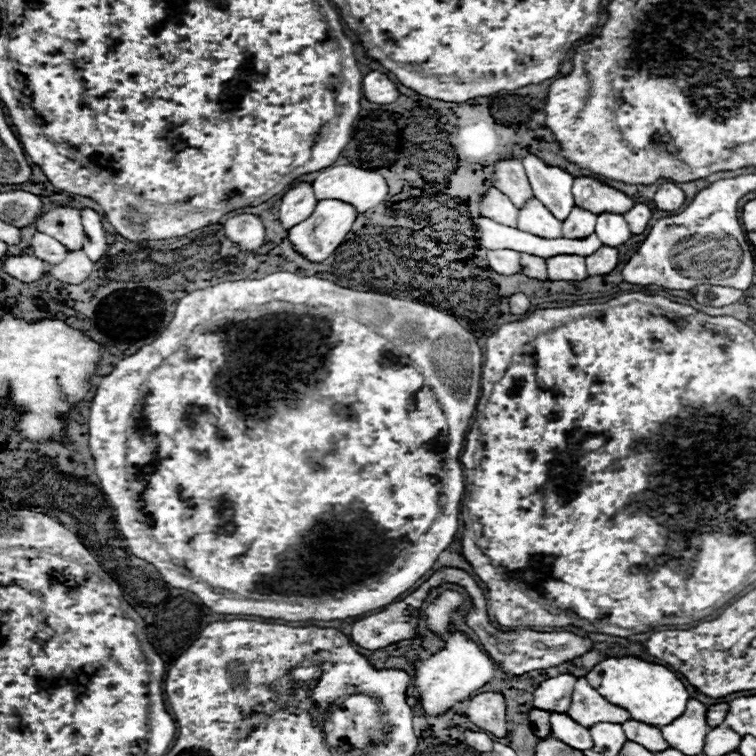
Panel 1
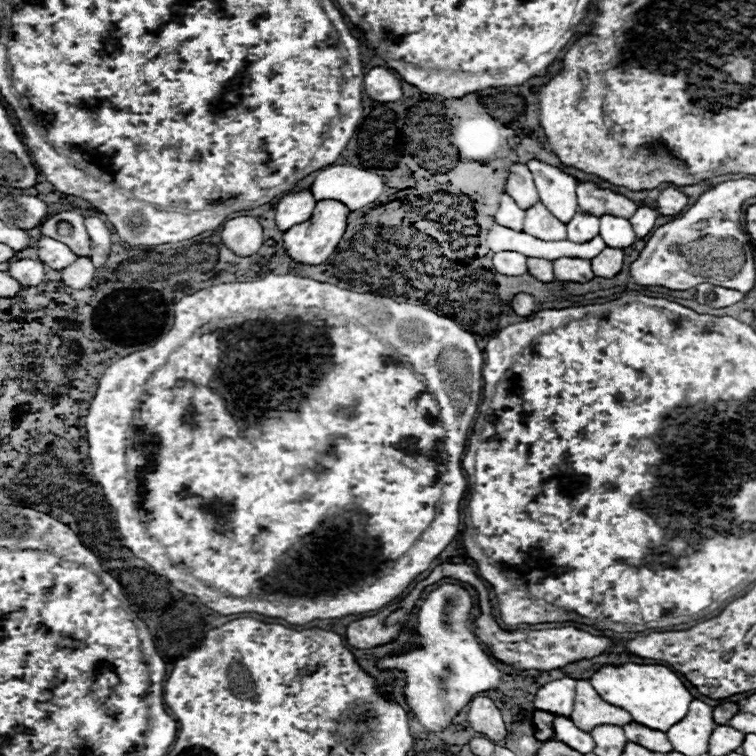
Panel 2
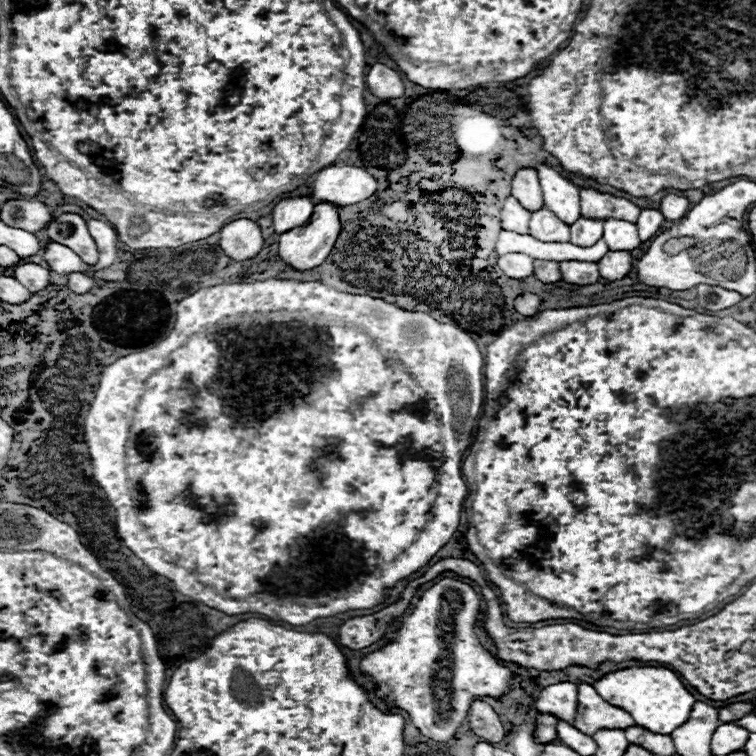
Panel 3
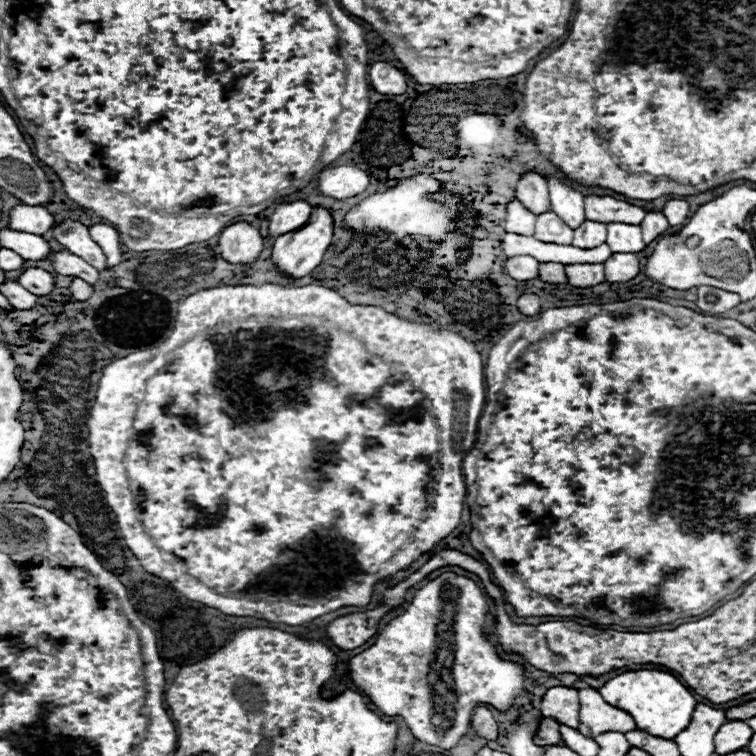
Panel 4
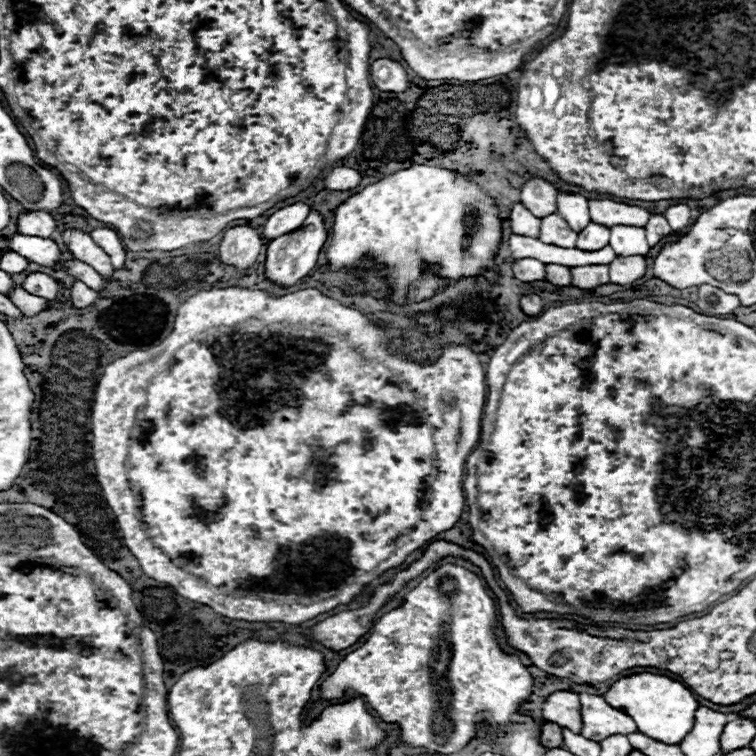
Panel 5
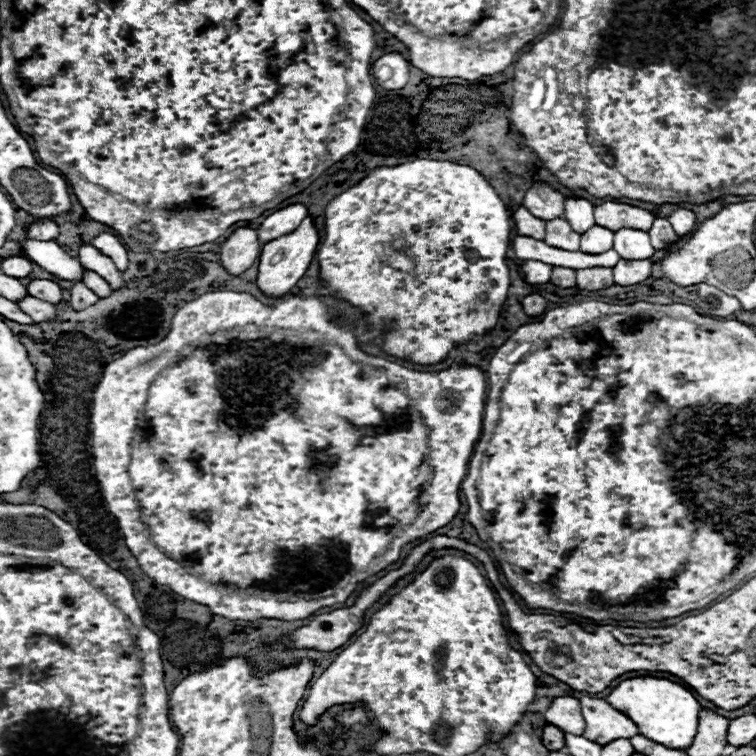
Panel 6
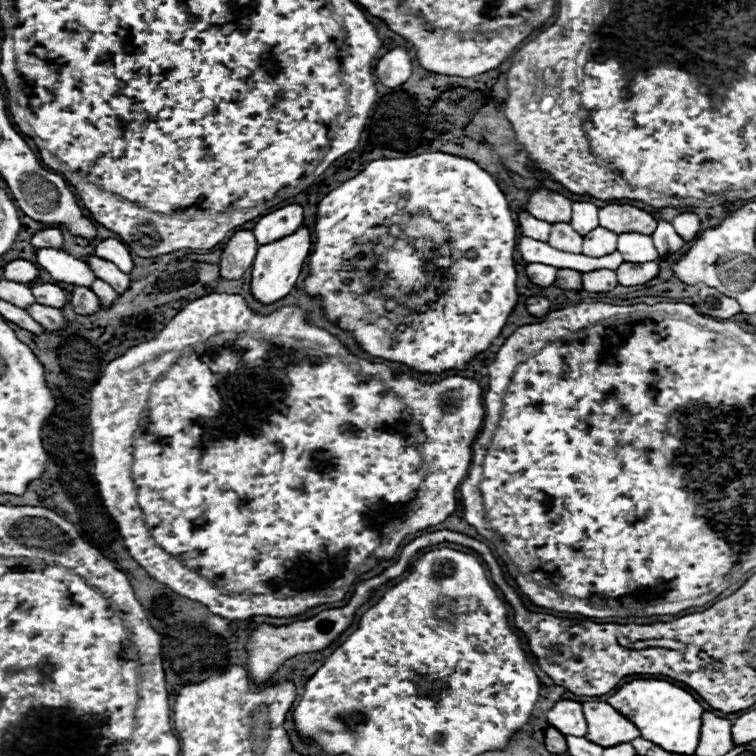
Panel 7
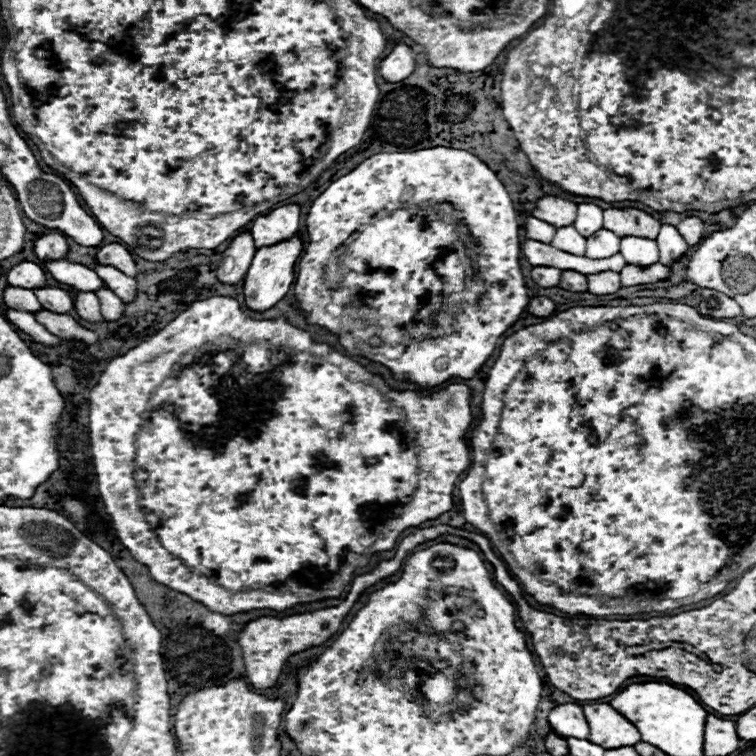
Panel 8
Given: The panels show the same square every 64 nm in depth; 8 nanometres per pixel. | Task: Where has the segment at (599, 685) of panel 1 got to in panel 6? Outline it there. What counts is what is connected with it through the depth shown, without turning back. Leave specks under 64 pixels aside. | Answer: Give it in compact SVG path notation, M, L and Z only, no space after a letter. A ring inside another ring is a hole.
M638 676L622 680L606 696L606 702L610 702L610 706L614 706L616 710L624 712L628 718L632 718L642 736L666 748L680 748L680 750L686 750L694 740L698 728L698 712L702 710L702 706L698 704L698 700L690 690L666 678L654 678L654 676Z

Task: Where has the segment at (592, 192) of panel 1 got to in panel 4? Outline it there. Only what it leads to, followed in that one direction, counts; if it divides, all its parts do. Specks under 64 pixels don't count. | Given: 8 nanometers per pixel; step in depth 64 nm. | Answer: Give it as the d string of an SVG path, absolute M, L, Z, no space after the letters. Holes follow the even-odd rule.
M584 196L584 214L586 220L596 222L630 222L640 224L646 212L634 204L628 204L624 200L616 200L612 196Z

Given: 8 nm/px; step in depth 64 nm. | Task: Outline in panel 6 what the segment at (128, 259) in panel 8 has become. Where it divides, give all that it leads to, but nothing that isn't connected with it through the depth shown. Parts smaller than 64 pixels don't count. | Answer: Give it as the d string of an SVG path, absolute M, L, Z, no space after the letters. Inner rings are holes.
M100 232L92 240L92 244L98 246L98 250L102 250L102 254L112 258L112 262L116 264L118 270L126 270L126 266L128 266L128 250L124 248L124 244L120 242L118 236L114 236L110 232Z

